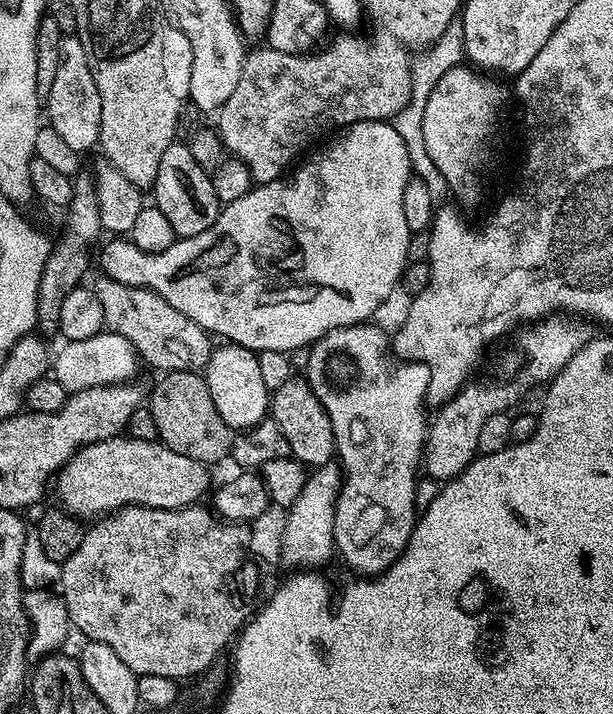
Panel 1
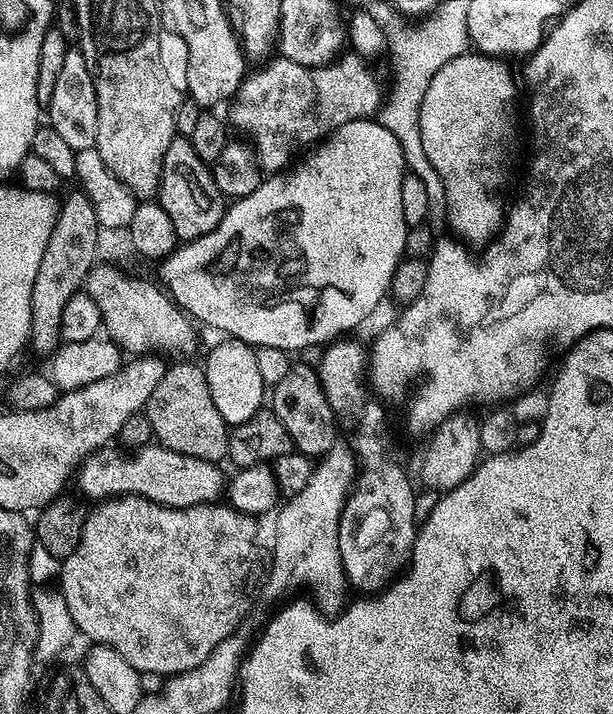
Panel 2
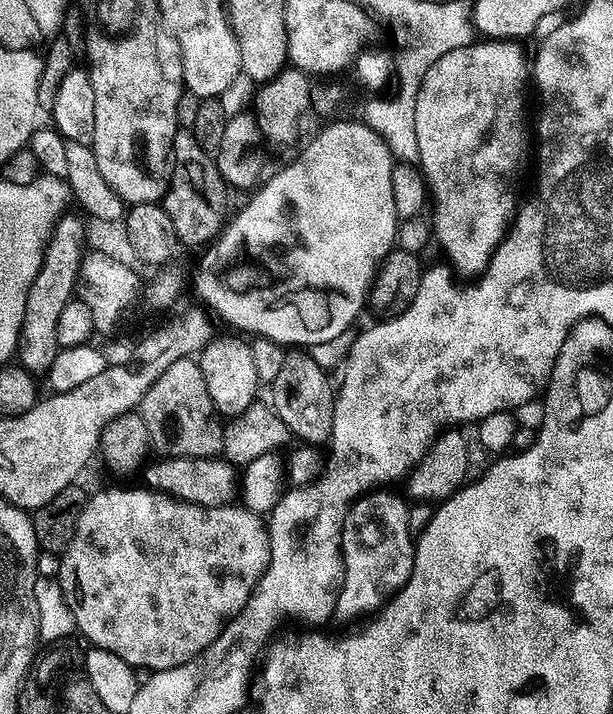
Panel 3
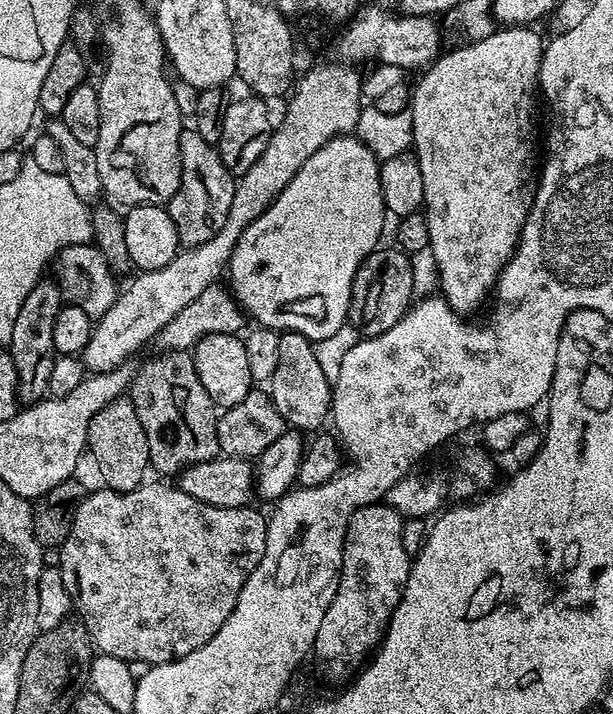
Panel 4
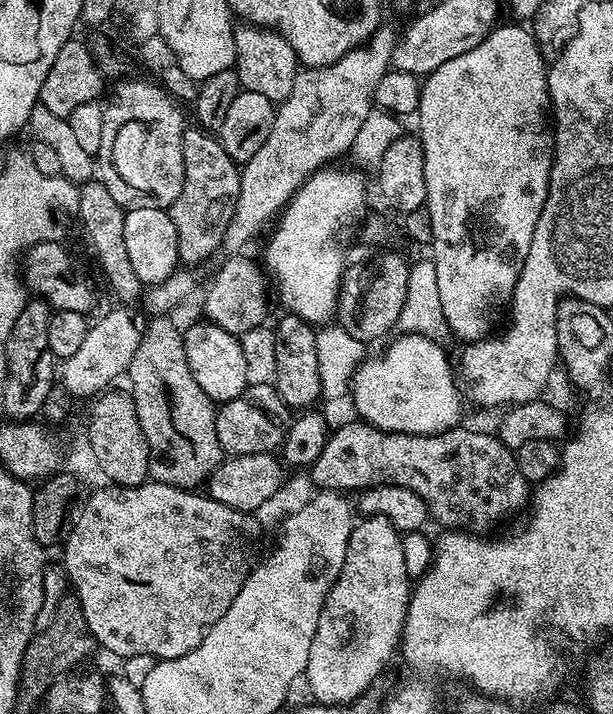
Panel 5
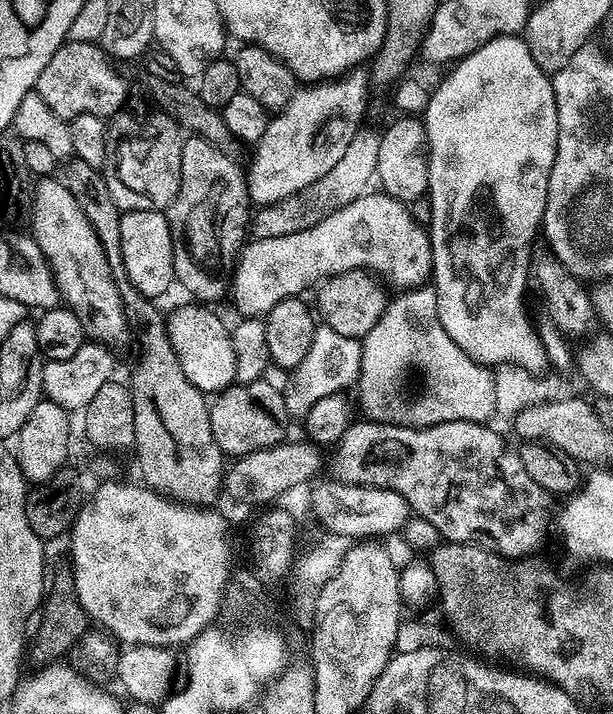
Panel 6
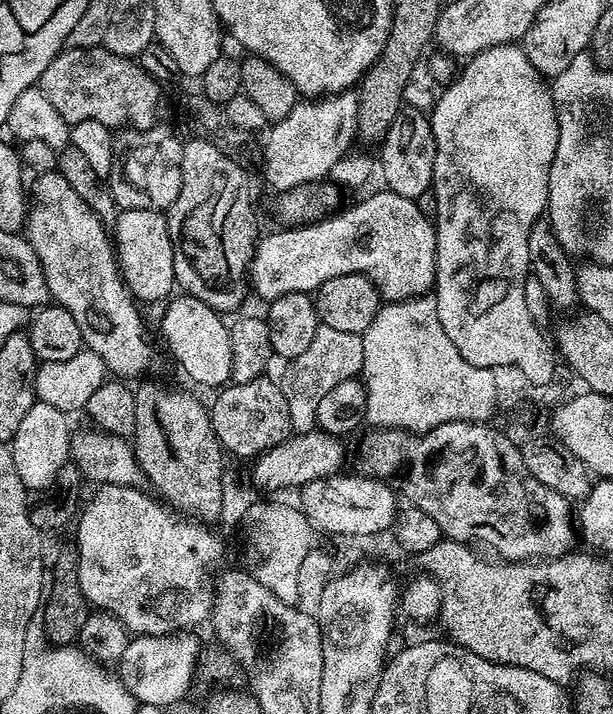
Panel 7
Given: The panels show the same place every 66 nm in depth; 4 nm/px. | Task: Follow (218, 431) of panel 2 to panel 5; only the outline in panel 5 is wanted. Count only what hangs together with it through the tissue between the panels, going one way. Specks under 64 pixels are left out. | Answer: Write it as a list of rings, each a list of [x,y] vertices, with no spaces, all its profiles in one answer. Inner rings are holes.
[[[156,314],[151,317],[149,324],[143,325],[138,350],[134,350],[134,358],[130,358],[126,380],[132,383],[130,391],[138,410],[138,422],[142,426],[142,434],[146,434],[149,477],[157,484],[196,490],[207,481],[208,475],[220,465],[220,461],[225,459],[226,453],[218,442],[217,405],[208,397],[206,390],[198,386],[194,374],[190,374],[184,338],[181,329],[176,329],[172,318],[168,314]]]

